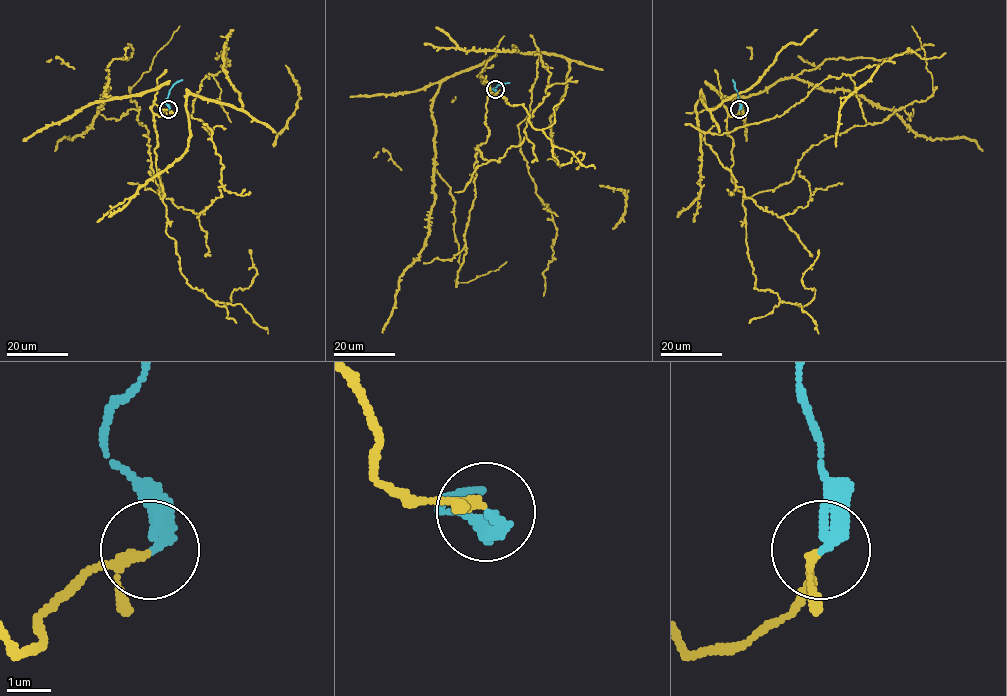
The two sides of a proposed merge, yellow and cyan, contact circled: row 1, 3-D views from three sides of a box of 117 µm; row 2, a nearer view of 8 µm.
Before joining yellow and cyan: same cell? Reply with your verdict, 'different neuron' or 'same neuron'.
same neuron

